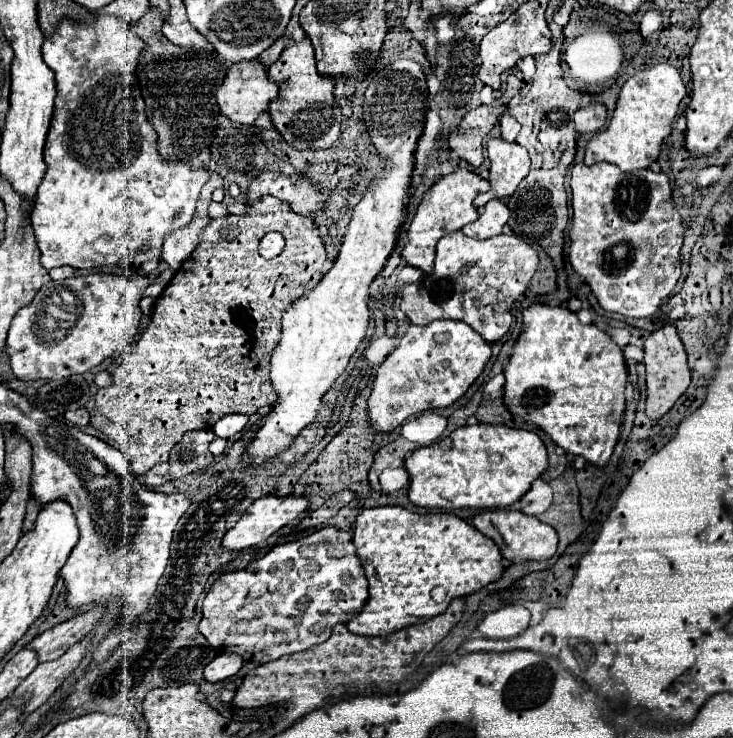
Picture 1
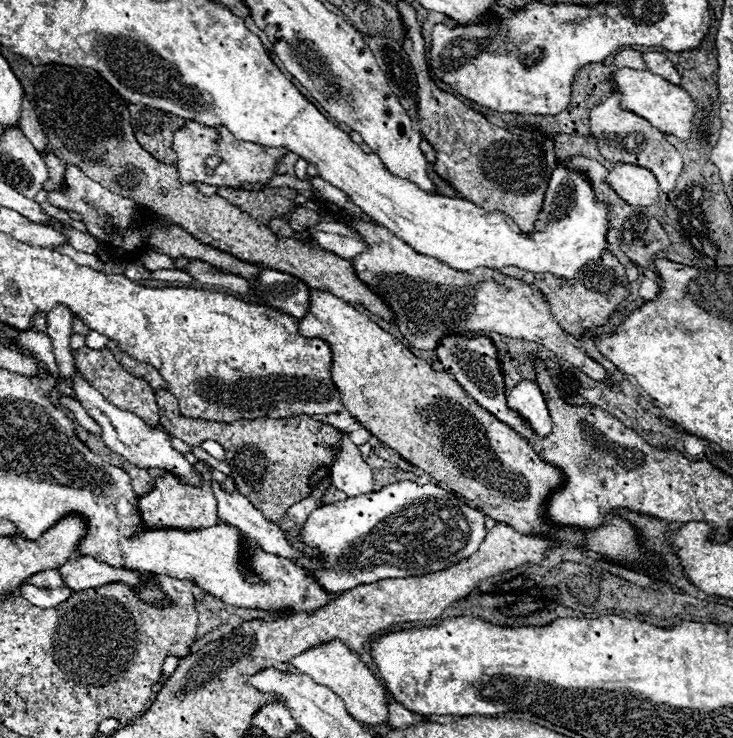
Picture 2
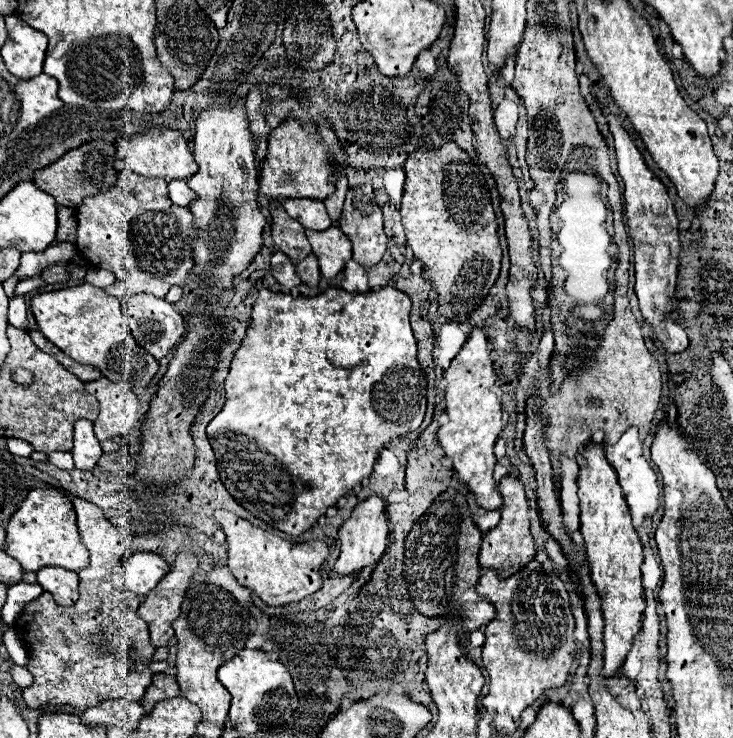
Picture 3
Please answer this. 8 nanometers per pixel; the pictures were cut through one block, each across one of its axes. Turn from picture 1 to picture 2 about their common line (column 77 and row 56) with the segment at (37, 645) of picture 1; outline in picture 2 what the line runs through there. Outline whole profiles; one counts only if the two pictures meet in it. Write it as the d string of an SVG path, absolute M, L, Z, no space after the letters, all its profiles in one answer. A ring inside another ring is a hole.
M622 50L614 58L614 68L632 68L632 70L646 70L646 62L642 60L642 52L638 50Z

